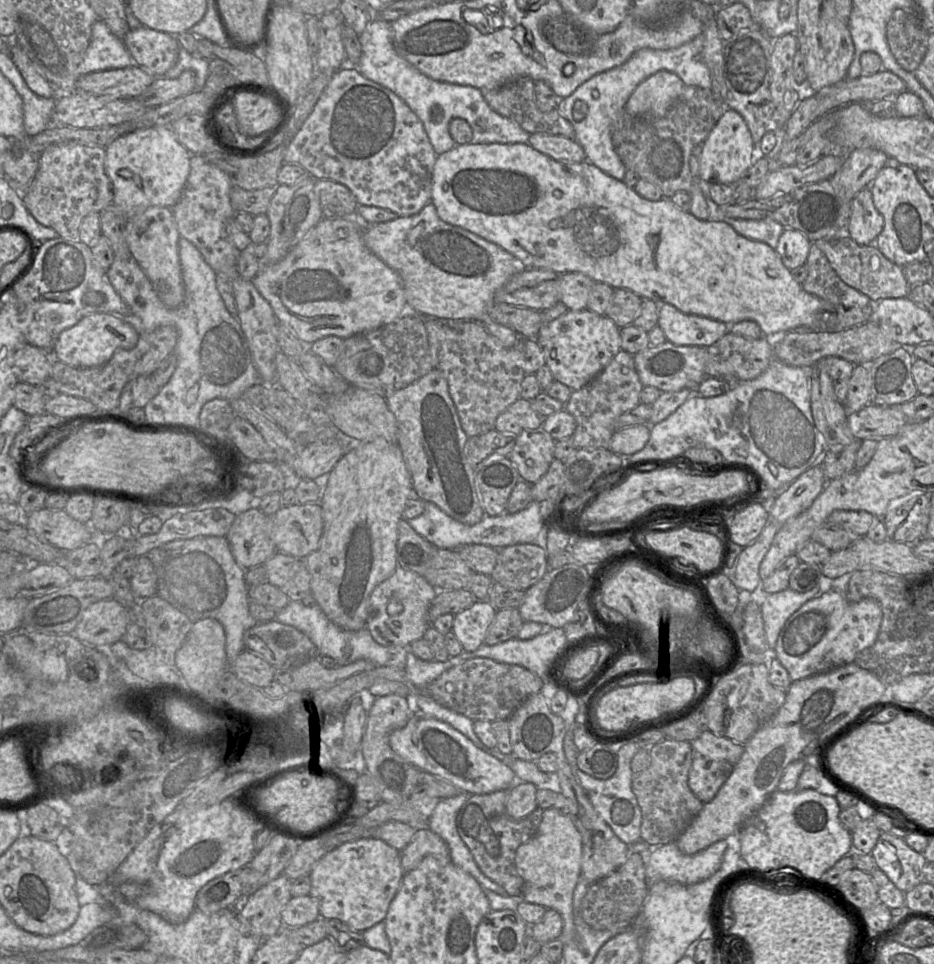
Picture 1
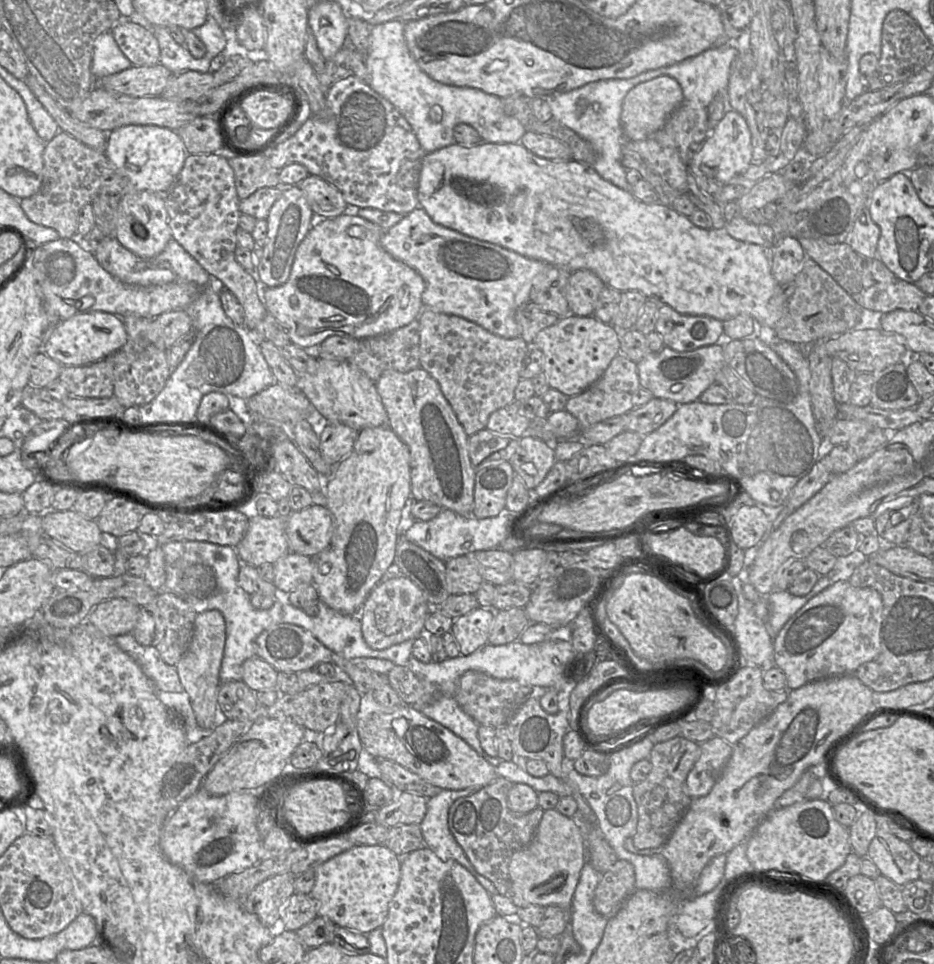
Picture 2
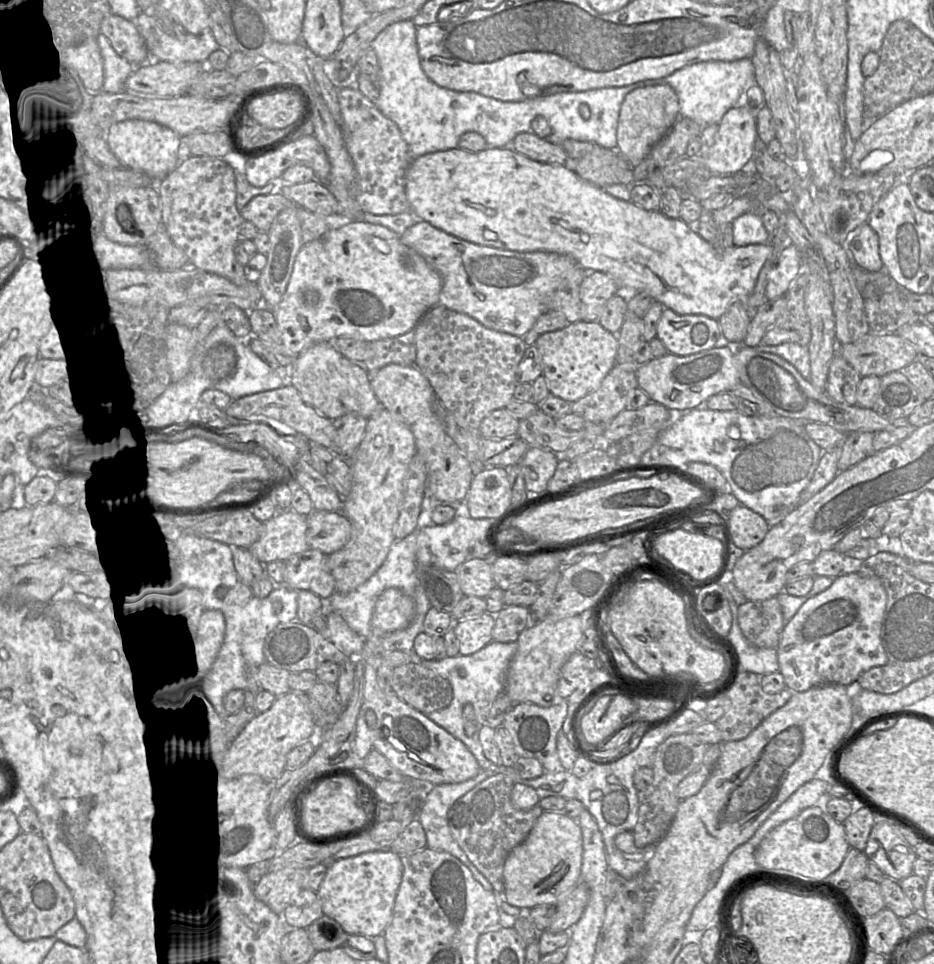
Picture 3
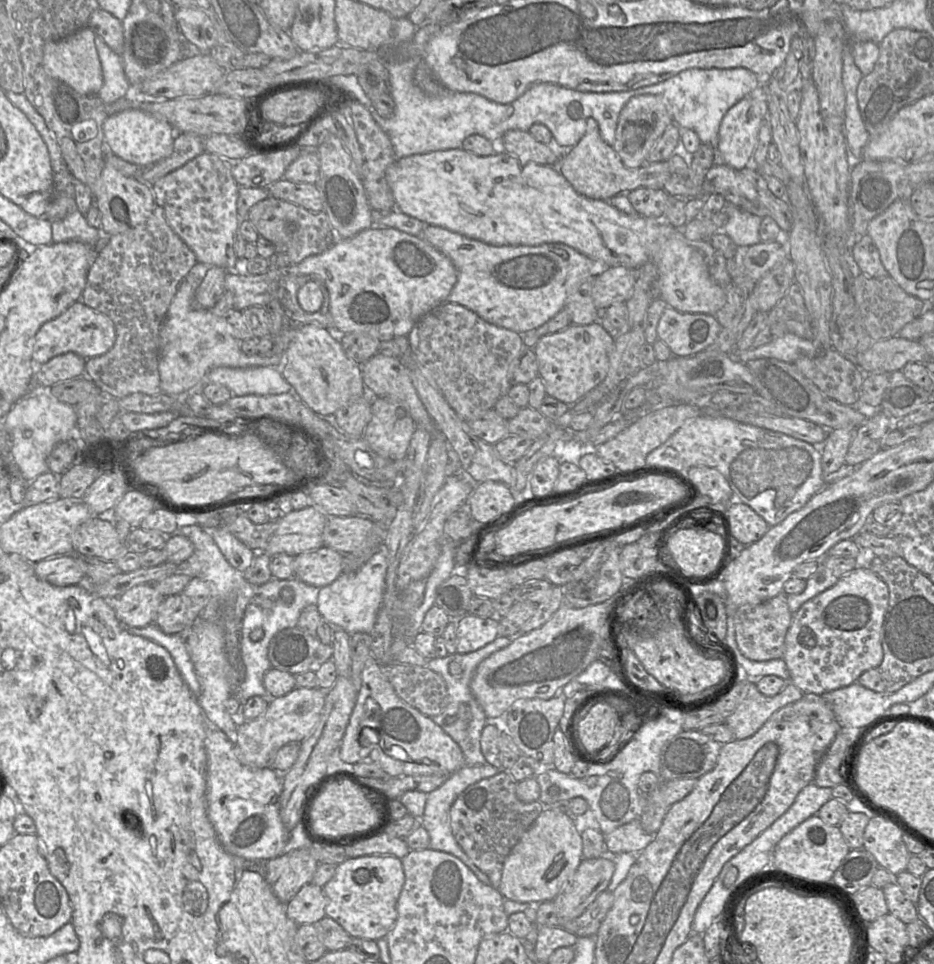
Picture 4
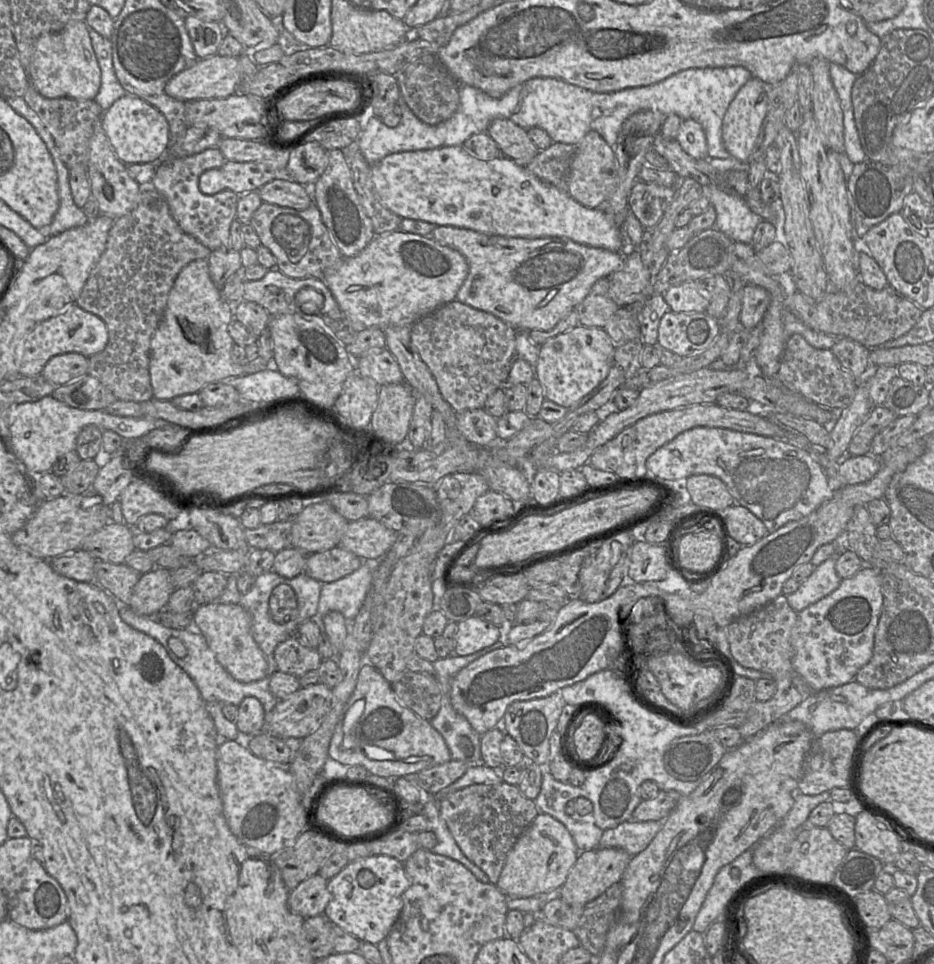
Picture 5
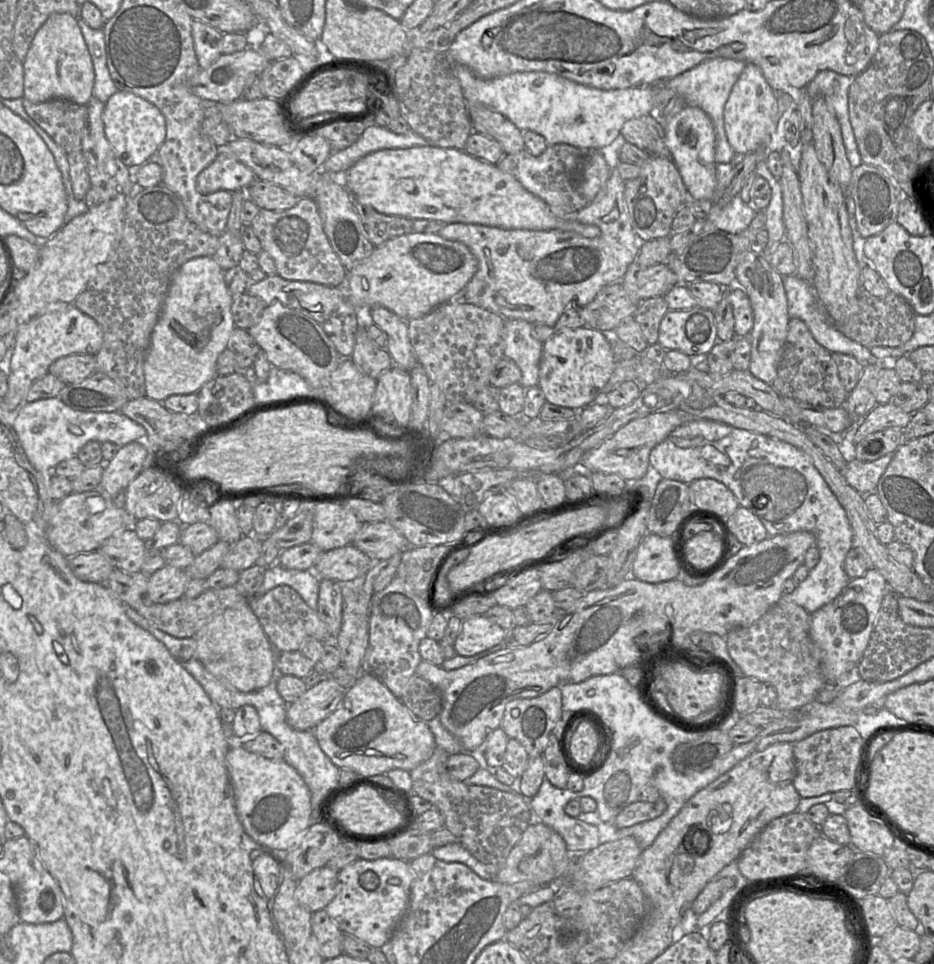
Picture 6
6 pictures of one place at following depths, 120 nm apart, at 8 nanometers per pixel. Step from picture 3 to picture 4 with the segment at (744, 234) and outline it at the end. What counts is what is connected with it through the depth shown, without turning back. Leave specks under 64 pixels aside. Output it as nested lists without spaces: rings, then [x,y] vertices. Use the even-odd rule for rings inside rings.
[[[726,204],[721,210],[728,215],[723,232],[738,246],[750,247],[761,242],[759,227],[762,218],[746,212],[732,204]]]

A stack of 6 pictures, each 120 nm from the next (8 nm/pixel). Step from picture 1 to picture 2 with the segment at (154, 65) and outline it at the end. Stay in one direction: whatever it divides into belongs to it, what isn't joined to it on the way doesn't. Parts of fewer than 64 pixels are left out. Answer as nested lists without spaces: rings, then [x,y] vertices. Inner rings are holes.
[[[120,19],[111,33],[132,66],[153,66],[160,61],[160,48],[151,28],[138,22]]]

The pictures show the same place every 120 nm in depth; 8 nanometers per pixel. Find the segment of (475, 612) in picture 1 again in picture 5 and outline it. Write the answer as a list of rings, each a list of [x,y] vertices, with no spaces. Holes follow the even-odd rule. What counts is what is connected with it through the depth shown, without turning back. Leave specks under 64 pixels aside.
[[[471,616],[457,623],[454,654],[467,656],[496,643],[501,628],[477,616]]]

